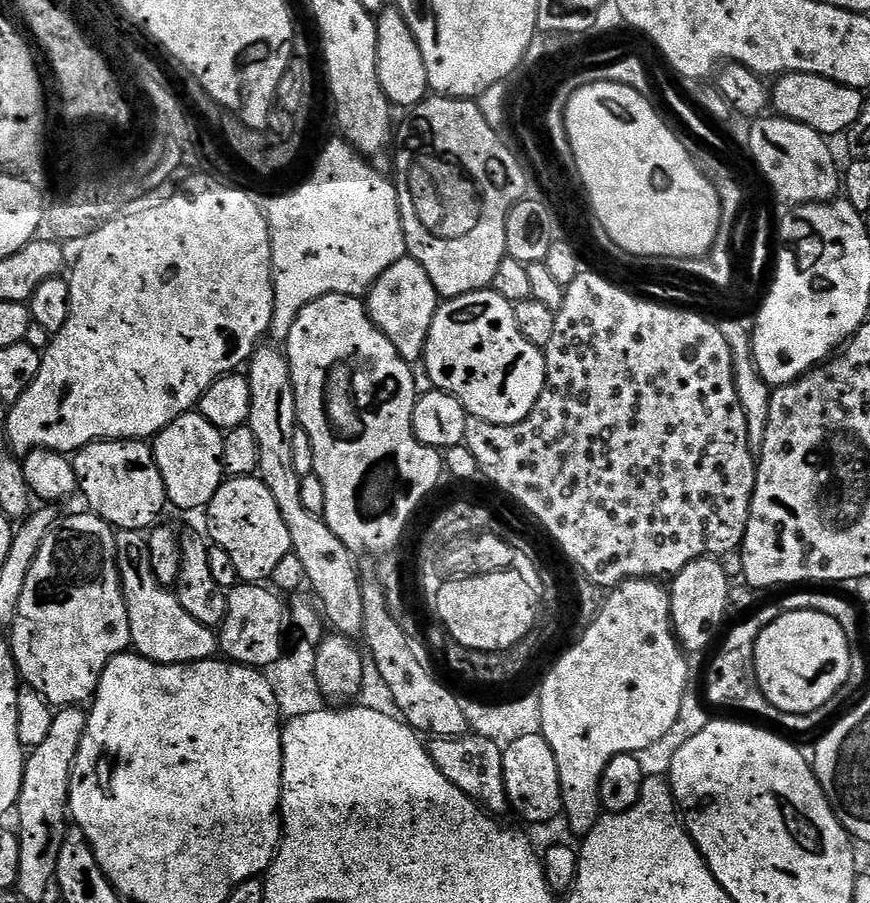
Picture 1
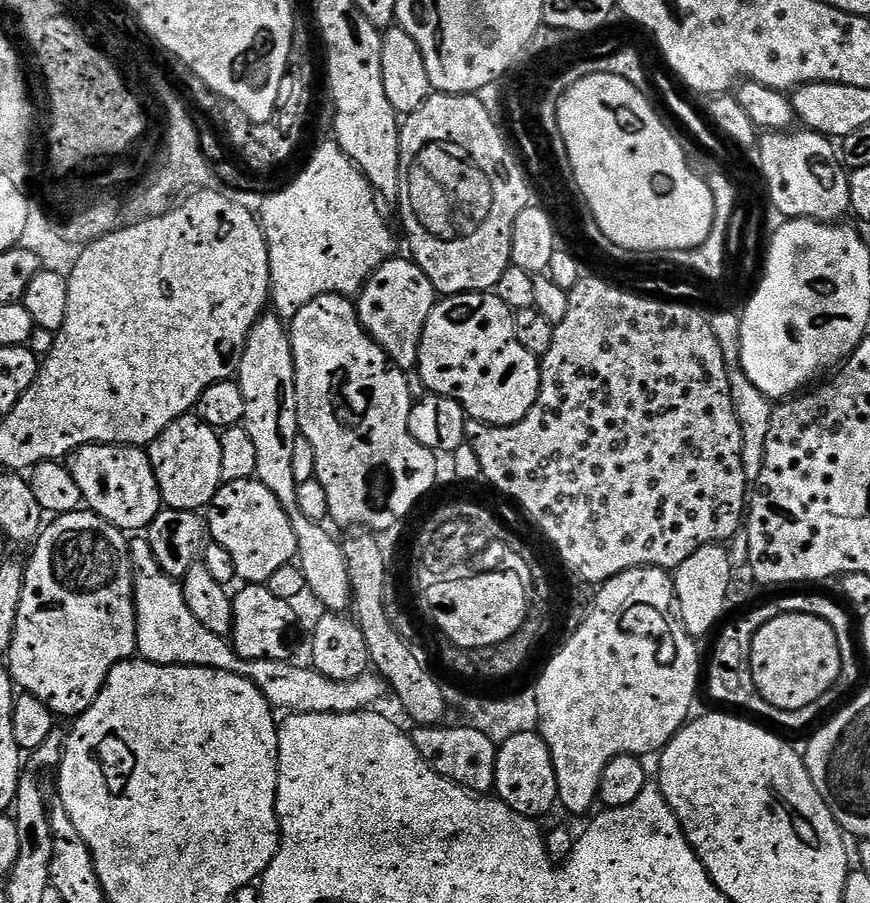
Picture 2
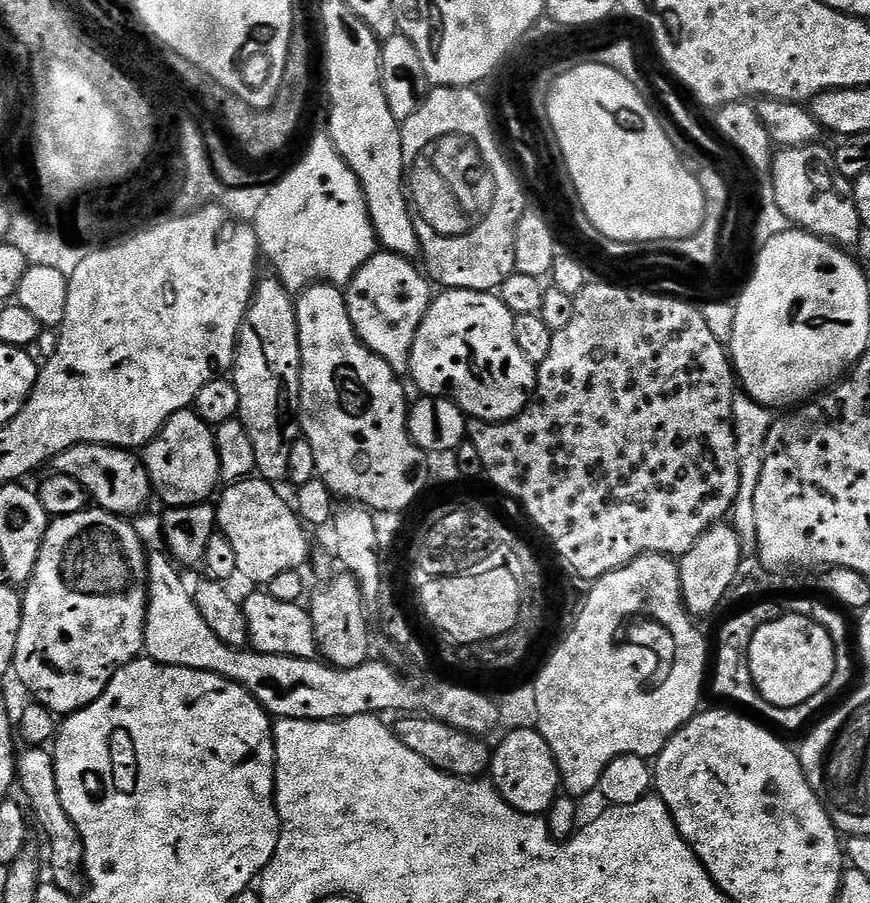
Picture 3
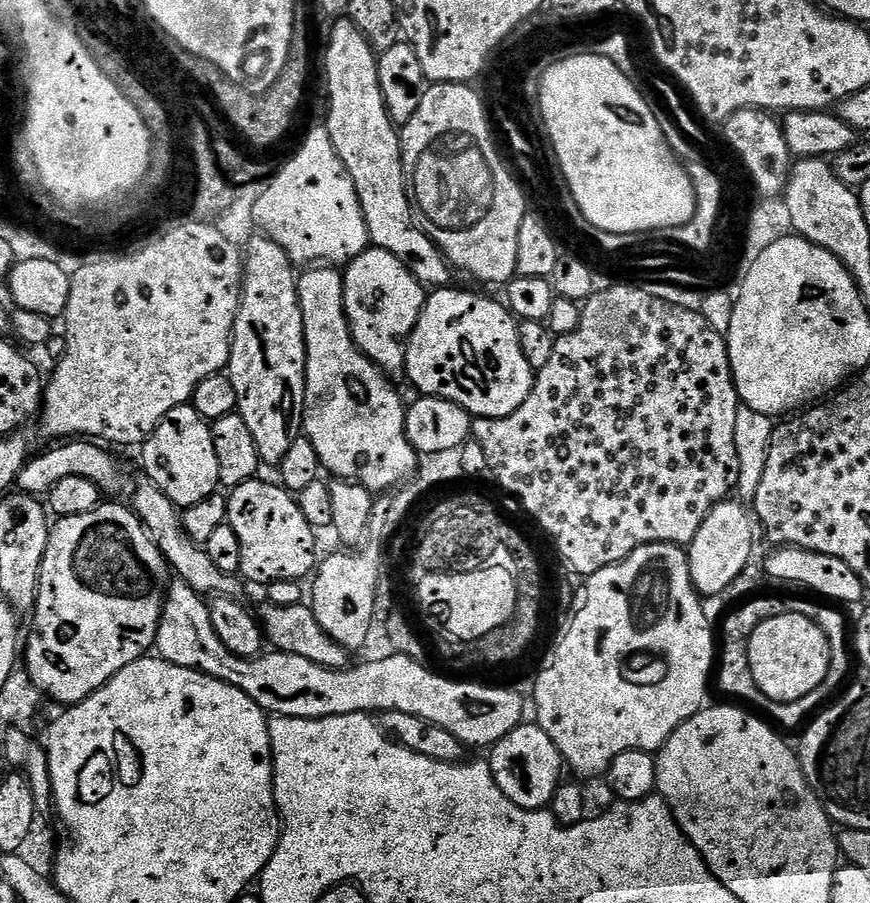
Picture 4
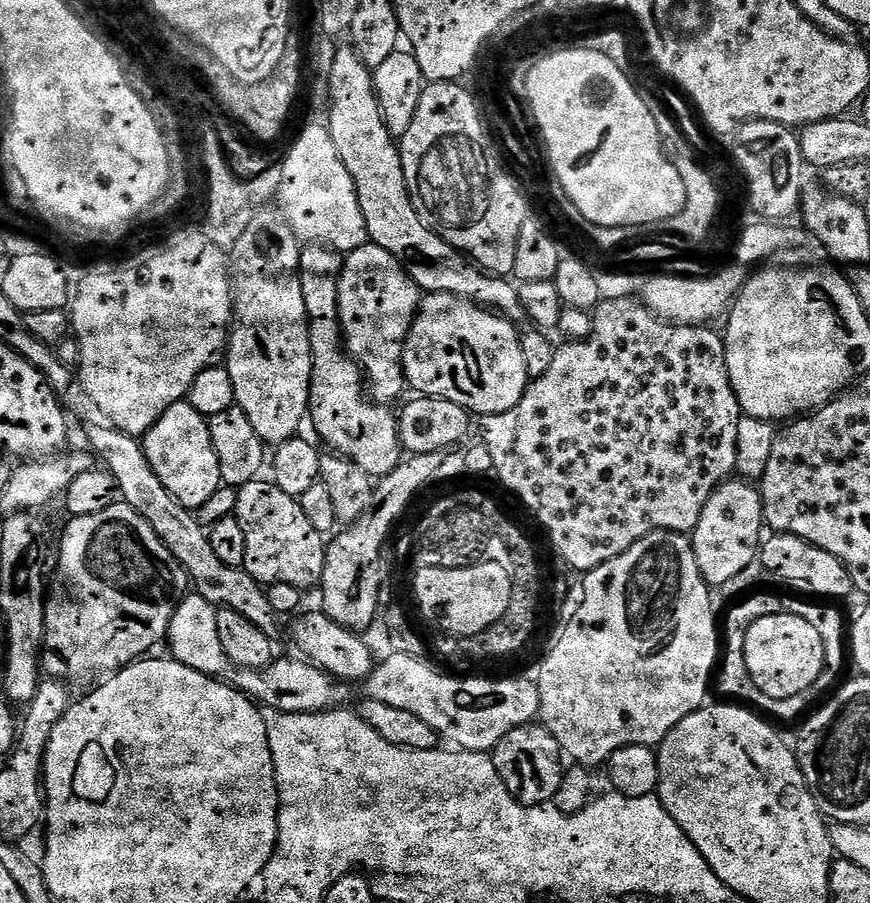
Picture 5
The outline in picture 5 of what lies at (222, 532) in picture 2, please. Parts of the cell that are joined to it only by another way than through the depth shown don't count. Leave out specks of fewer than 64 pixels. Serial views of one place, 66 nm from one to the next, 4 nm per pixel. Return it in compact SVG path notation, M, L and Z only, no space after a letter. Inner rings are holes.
M257 478L238 489L234 515L242 522L242 531L246 534L243 569L259 584L285 584L301 590L315 589L319 585L324 573L326 540L306 519L297 497L278 490L278 486L267 479Z

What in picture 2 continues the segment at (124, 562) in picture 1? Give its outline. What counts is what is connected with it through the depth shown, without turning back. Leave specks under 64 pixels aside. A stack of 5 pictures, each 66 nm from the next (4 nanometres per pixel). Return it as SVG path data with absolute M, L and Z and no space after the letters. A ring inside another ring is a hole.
M136 538L131 541L128 549L130 562L132 563L132 577L134 578L134 602L136 603L136 651L141 657L155 664L181 664L187 668L217 668L233 672L239 676L246 676L258 690L268 699L273 709L288 708L289 713L297 712L337 712L346 714L347 712L362 712L376 706L376 703L386 696L386 684L379 675L365 674L347 680L338 682L326 678L315 668L305 666L299 668L298 665L292 664L288 660L242 660L233 650L231 643L227 639L210 634L198 618L190 610L190 606L184 597L184 589L181 581L170 578L158 564L158 558L154 558L154 550L150 550L150 542L147 538Z

